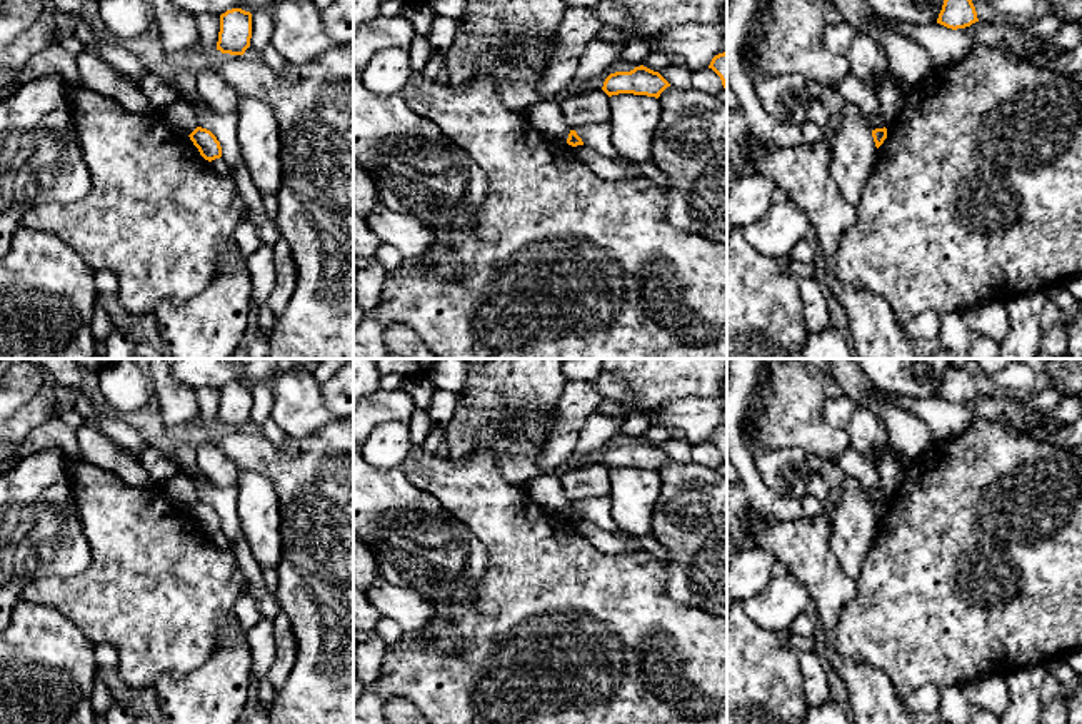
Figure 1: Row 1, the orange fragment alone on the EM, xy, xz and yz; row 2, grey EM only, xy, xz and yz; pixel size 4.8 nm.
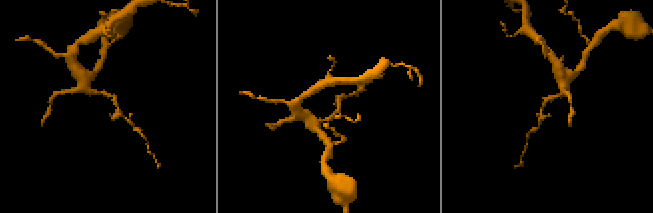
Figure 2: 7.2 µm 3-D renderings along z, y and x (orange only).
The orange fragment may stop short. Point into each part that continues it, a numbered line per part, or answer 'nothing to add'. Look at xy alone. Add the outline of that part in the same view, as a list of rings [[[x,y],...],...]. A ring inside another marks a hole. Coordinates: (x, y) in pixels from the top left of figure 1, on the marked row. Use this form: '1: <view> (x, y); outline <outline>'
nothing to add

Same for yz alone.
nothing to add

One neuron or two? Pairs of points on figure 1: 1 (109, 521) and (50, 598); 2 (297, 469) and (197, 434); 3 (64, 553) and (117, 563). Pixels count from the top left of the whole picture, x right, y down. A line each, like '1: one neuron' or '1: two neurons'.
1: one neuron
2: one neuron
3: two neurons

